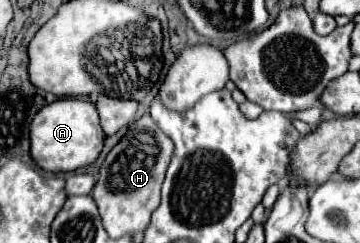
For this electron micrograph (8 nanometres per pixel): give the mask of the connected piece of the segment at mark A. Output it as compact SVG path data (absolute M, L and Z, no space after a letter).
M59 98L41 108L31 122L31 156L47 172L73 172L93 164L103 148L103 140L105 132L101 132L97 108L89 100Z

